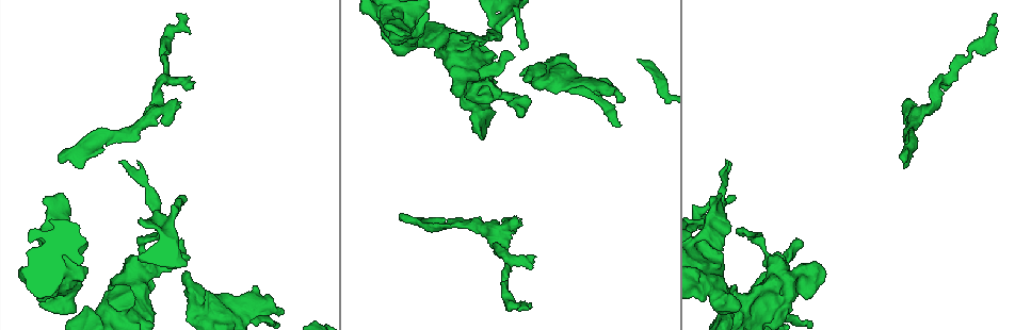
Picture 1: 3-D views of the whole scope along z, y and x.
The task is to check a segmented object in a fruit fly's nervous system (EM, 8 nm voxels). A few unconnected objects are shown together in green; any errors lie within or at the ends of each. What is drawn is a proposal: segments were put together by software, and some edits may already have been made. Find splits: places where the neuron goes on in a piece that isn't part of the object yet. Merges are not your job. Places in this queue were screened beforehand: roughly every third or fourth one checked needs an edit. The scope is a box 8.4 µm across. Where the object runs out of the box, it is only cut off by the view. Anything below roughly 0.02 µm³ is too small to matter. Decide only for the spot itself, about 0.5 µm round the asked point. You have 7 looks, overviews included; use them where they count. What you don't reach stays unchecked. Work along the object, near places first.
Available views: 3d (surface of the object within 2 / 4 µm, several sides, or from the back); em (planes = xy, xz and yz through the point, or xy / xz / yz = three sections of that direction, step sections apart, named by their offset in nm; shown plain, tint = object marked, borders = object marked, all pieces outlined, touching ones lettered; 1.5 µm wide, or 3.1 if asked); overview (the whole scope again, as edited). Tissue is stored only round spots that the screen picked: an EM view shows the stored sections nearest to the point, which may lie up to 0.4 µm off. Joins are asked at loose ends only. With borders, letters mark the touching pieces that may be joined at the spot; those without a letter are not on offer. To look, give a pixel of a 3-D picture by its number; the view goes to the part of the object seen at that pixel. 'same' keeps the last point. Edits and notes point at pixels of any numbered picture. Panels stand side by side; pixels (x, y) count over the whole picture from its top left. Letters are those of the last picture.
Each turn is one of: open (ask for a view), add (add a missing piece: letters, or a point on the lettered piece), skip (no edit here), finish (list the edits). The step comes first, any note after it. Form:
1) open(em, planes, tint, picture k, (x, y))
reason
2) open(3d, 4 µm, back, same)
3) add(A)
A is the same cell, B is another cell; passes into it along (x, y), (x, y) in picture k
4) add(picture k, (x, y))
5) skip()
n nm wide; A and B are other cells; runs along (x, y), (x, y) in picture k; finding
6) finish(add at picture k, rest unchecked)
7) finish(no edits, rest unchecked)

open(em, xy, step 4, borders, picture 1, (624, 101))
branch stops here

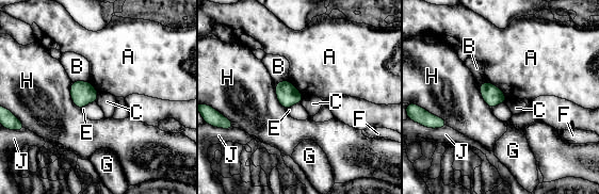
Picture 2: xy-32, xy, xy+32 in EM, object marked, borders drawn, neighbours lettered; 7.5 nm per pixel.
skip()
A, B, C, E, F, G, H and J are other cells; no lettered piece goes on from it

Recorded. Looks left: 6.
open(em, yz, step 8, borders, picture 1, (58, 158))
branch stops here

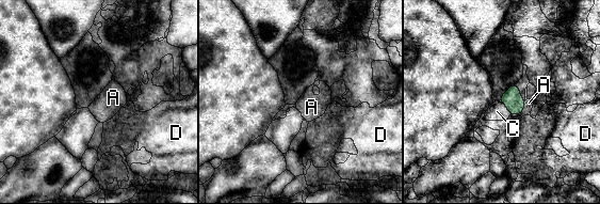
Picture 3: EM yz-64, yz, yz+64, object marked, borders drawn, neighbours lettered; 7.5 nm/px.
add(A)
A is the same cell, C and D are other cells; it goes on there

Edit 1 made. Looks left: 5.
open(em, planes, borders, picture 1, (741, 234))
branch stops here

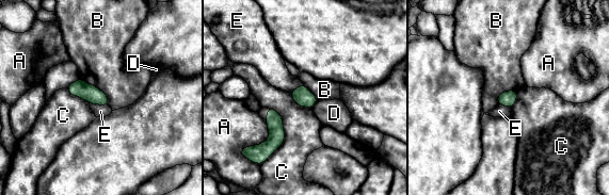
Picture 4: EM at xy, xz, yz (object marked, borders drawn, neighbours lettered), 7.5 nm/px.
skip()
A, B, C, D and E are other cells; border along (90, 102), (108, 106) in picture 4; none of them fits

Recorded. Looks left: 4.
finish(add at picture 3, rest unchecked)

